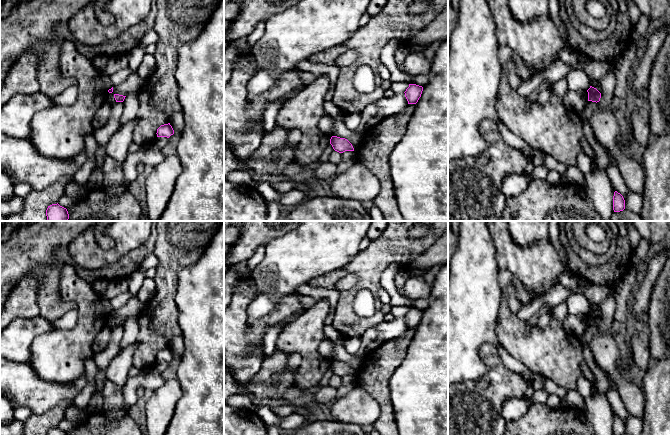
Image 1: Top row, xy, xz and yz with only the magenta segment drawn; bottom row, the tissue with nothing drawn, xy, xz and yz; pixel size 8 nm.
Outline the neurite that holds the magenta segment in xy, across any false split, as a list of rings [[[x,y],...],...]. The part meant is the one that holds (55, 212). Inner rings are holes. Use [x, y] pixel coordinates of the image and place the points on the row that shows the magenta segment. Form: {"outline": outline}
{"outline": [[[58,203],[48,206],[46,216],[48,221],[68,221],[69,219],[67,209],[60,206]]]}

